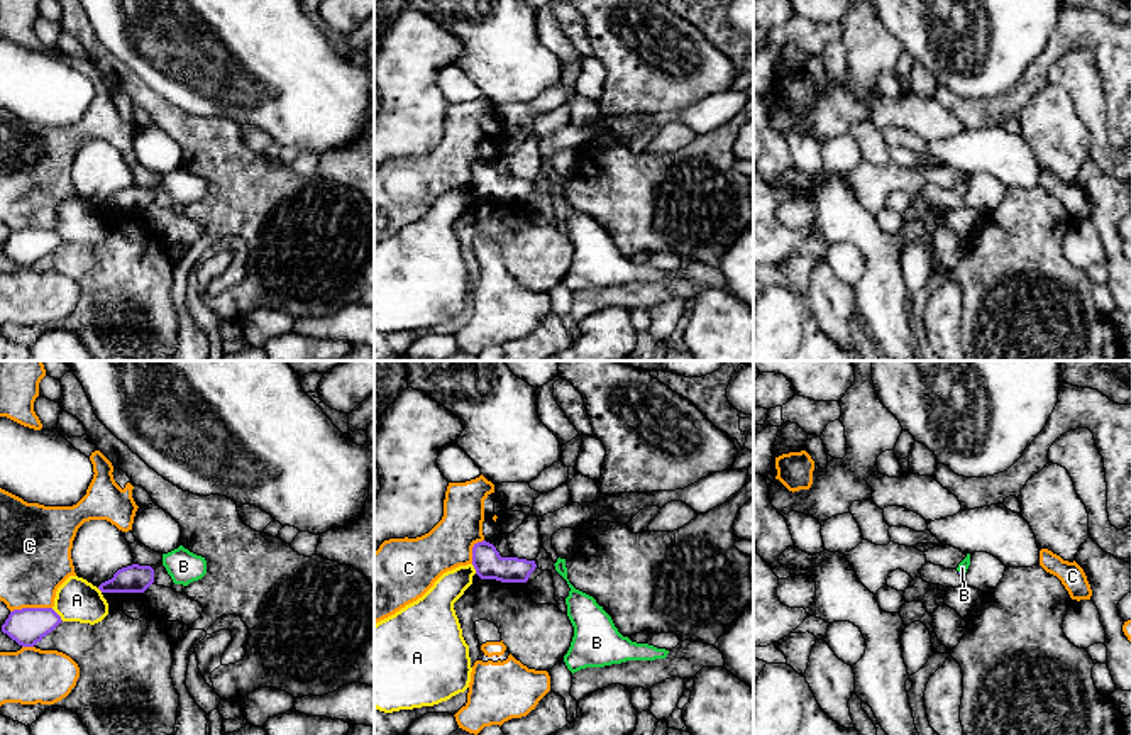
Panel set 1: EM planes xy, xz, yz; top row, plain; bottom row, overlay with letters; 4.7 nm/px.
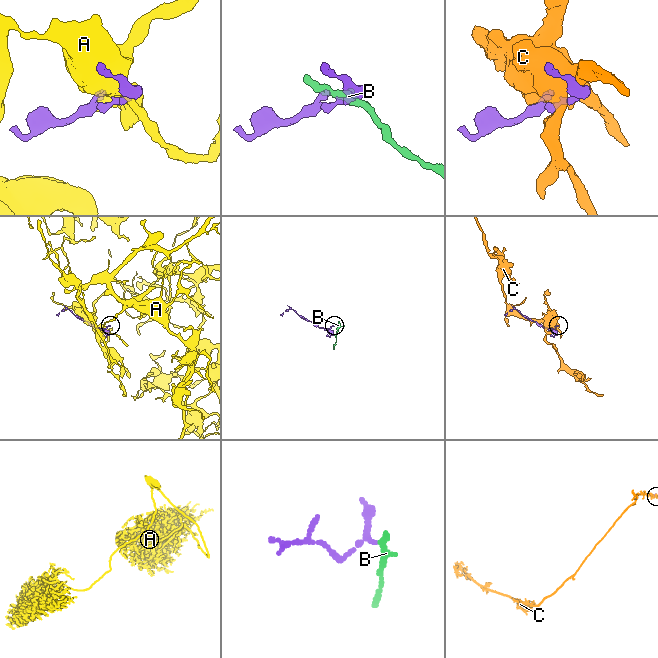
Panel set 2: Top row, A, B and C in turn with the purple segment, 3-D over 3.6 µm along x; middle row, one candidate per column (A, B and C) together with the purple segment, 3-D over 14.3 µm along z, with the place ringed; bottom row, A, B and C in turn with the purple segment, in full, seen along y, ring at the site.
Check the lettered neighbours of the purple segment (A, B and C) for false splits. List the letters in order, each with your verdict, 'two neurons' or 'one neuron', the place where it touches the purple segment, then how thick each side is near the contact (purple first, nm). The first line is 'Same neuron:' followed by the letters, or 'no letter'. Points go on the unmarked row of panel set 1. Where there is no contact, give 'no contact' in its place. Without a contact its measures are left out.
Same neuron: B
A: two neurons; meets purple in xy at (58, 236); 170 nm thick on the purple side, 200 nm on the other
B: one neuron; meets purple in yz at (962, 195); 20 nm thick on the purple side, 50 nm on the other
C: two neurons; meets purple in xy at (31, 229); 170 nm thick on the purple side, 340 nm on the other

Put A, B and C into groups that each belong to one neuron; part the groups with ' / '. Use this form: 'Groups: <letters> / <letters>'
Groups: A / B / C

